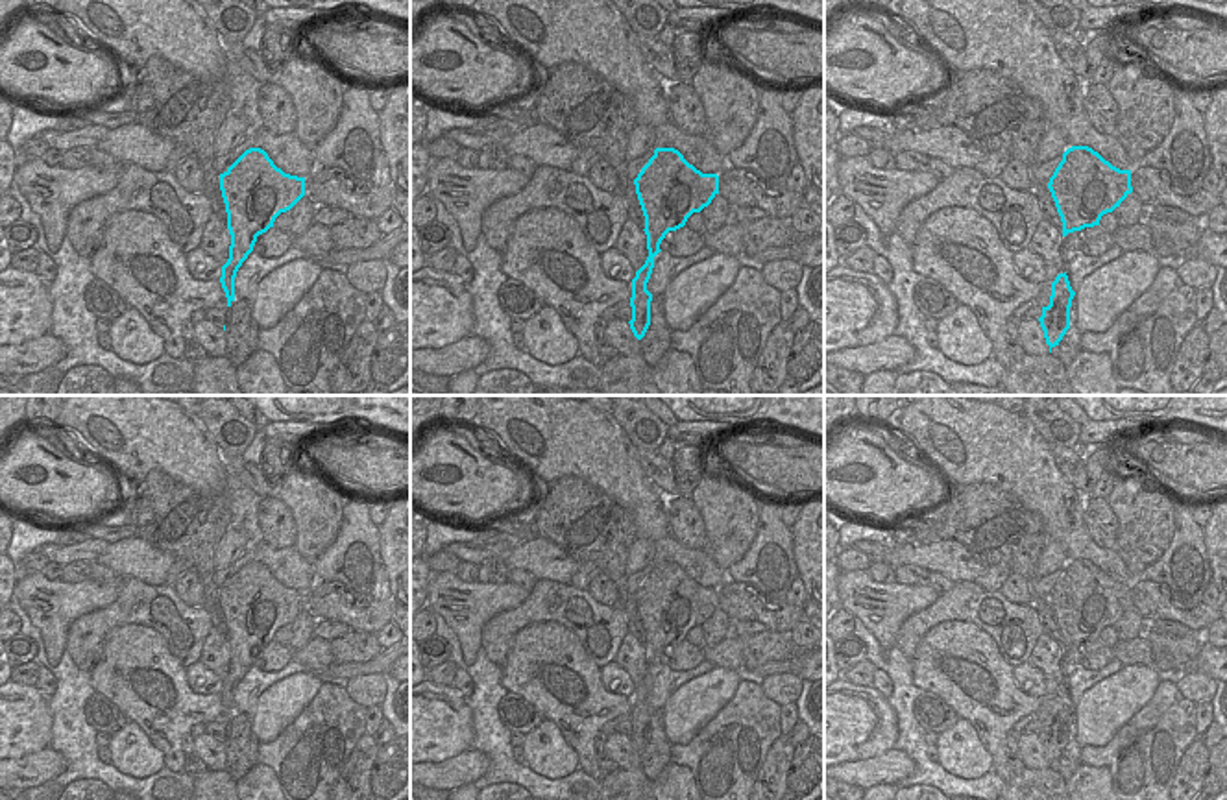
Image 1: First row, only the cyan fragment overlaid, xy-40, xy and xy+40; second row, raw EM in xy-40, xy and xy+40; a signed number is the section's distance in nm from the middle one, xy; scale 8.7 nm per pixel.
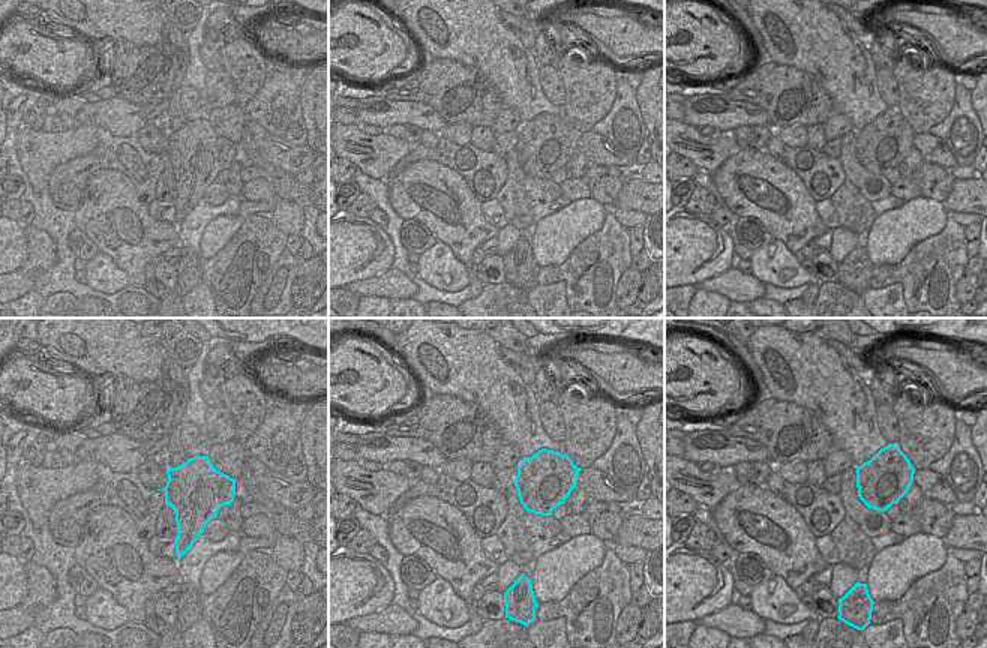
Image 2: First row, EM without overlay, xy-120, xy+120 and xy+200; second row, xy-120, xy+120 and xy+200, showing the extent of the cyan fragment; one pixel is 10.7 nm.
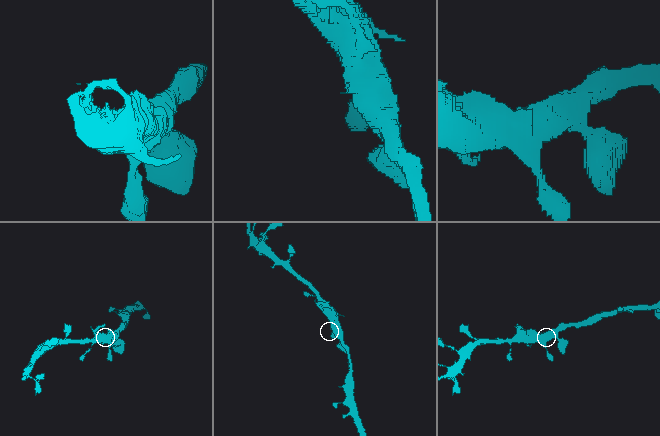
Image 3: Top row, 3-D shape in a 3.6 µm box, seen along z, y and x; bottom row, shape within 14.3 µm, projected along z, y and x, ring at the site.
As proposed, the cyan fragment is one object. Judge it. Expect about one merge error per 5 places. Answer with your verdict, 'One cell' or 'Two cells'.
One cell.

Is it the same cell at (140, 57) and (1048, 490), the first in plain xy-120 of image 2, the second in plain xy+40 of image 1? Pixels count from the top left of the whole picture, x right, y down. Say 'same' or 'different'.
different

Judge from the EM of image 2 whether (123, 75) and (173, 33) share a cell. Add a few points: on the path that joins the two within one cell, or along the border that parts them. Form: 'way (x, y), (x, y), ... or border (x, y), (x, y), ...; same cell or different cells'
way (138, 74), (161, 48), (168, 48); same cell

